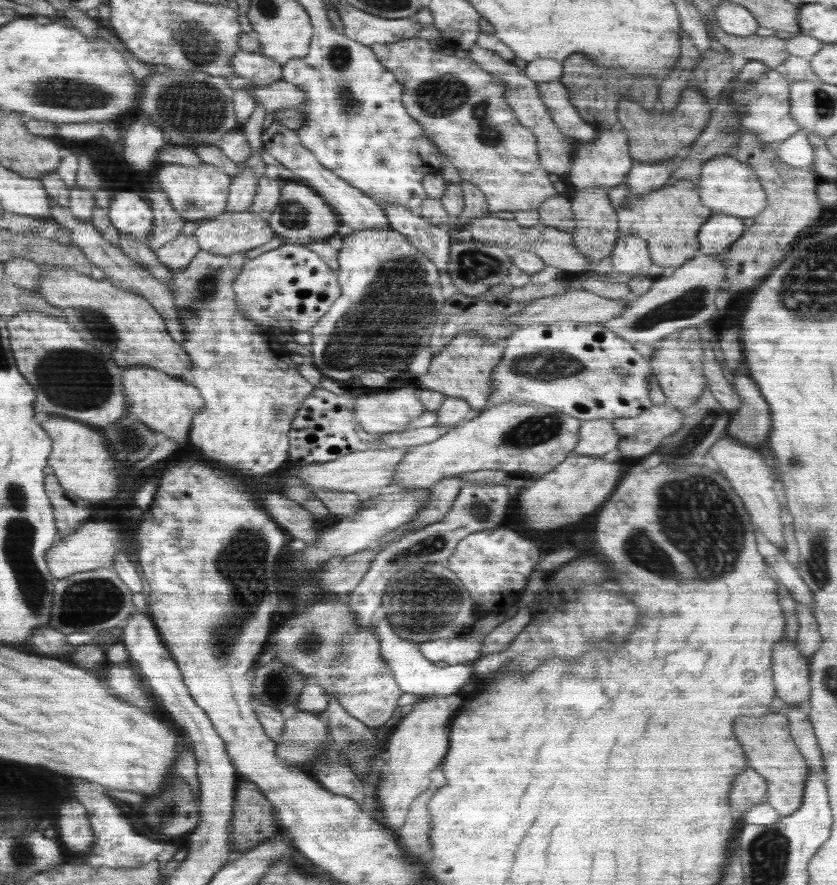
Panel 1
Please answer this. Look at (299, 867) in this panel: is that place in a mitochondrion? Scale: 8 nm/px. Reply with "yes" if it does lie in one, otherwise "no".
yes

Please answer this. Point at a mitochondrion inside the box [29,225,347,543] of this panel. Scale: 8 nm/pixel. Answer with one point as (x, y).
(75, 378)

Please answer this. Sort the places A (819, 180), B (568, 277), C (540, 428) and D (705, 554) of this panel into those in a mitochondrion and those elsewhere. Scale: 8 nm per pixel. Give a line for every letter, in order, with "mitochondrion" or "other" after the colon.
A: other
B: other
C: mitochondrion
D: mitochondrion

